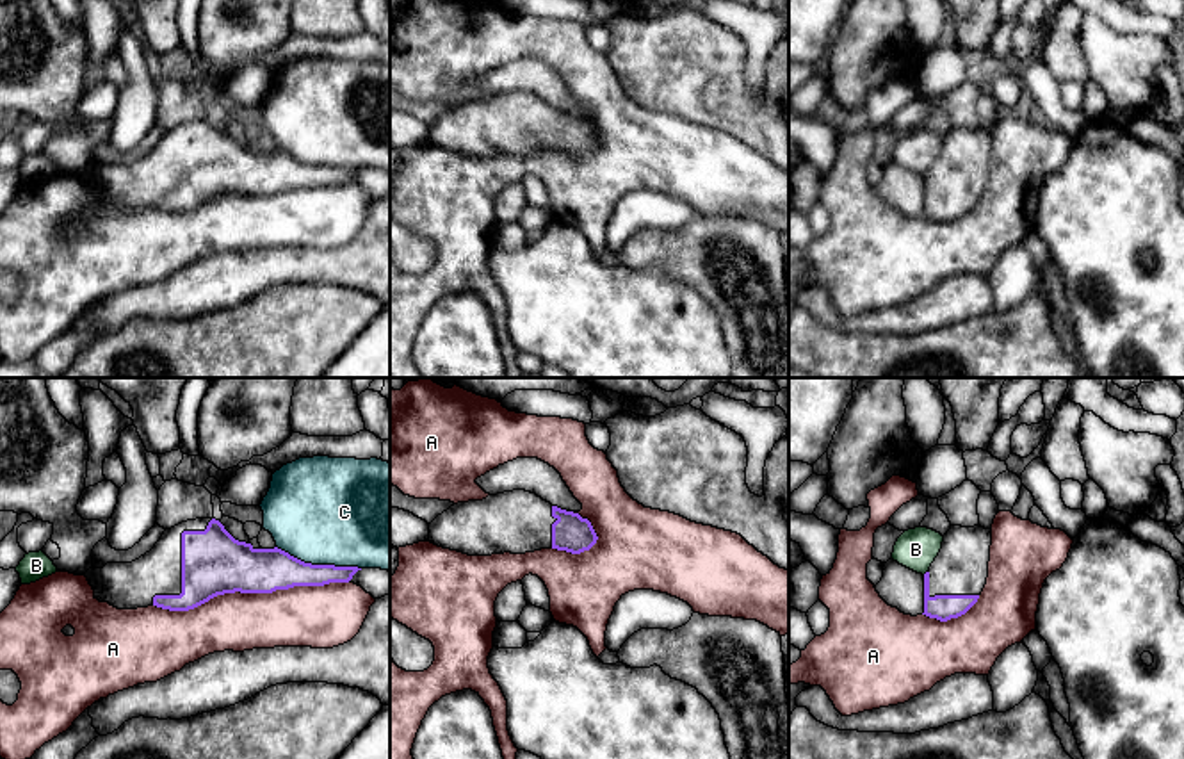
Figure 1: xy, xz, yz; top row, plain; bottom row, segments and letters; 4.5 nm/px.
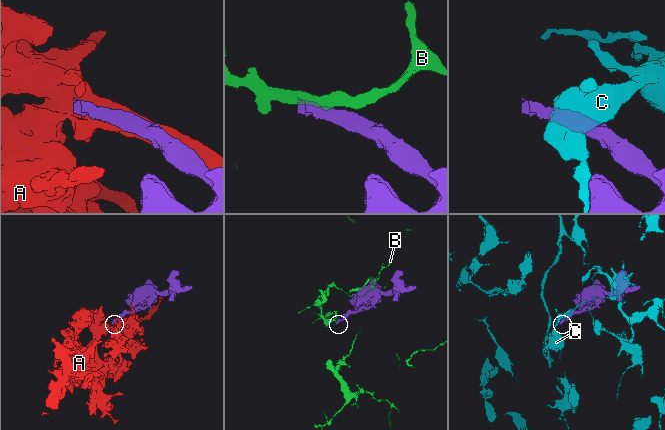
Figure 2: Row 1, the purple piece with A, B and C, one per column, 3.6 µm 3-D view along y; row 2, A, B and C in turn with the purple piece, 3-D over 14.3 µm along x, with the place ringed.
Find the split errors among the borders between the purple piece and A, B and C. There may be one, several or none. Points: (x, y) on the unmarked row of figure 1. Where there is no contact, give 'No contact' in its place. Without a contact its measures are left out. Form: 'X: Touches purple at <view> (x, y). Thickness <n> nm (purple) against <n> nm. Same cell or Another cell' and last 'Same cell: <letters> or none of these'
A: Touches purple at xy (250, 193). Thickness 280 nm (purple) against 280 nm. Another cell
B: No contact. Another cell
C: Touches purple at xy (319, 166). Thickness 200 nm (purple) against 480 nm. Another cell
Same cell: none of these

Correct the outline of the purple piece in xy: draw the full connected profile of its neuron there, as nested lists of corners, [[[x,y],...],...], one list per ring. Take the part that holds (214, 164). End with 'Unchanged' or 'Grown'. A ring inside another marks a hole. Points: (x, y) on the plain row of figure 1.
[[[196,119],[166,130],[155,148],[132,164],[107,164],[85,175],[94,200],[118,210],[157,207],[169,212],[189,212],[224,194],[272,194],[294,187],[324,187],[349,184],[358,167],[312,166],[288,153],[255,150],[235,141],[215,119]]]. Grown

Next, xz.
[[[513,91],[488,96],[483,102],[458,103],[429,125],[427,143],[468,157],[525,155],[541,150],[557,150],[572,155],[589,151],[598,137],[588,119],[561,110],[536,94]]]. Grown

